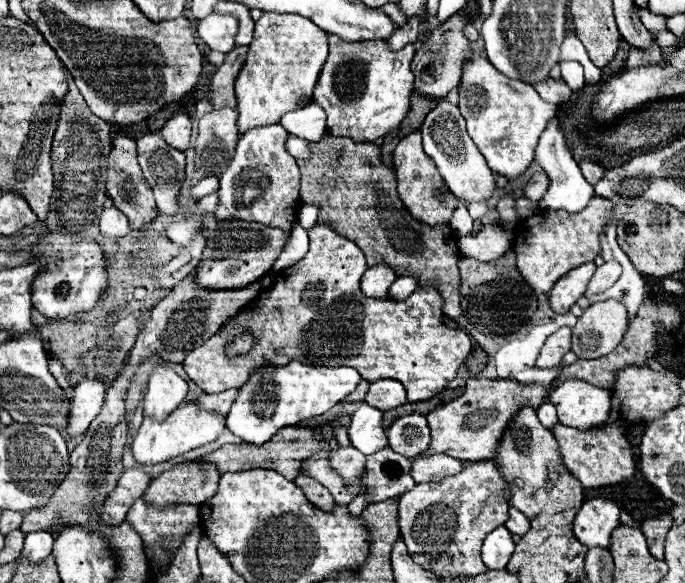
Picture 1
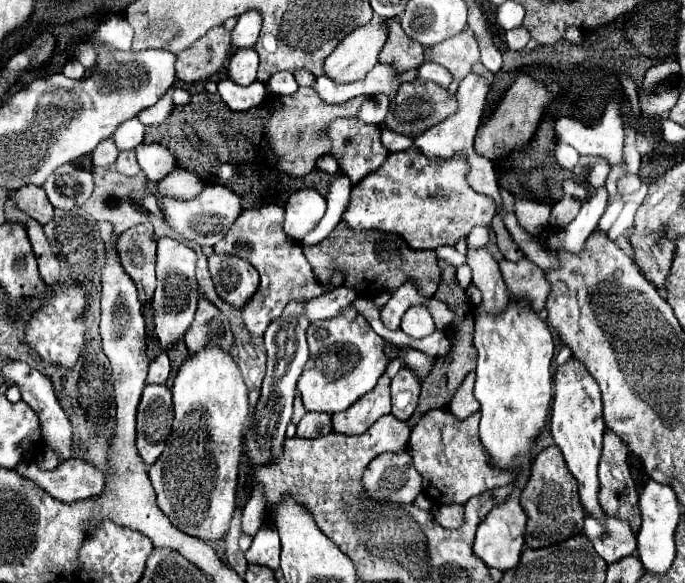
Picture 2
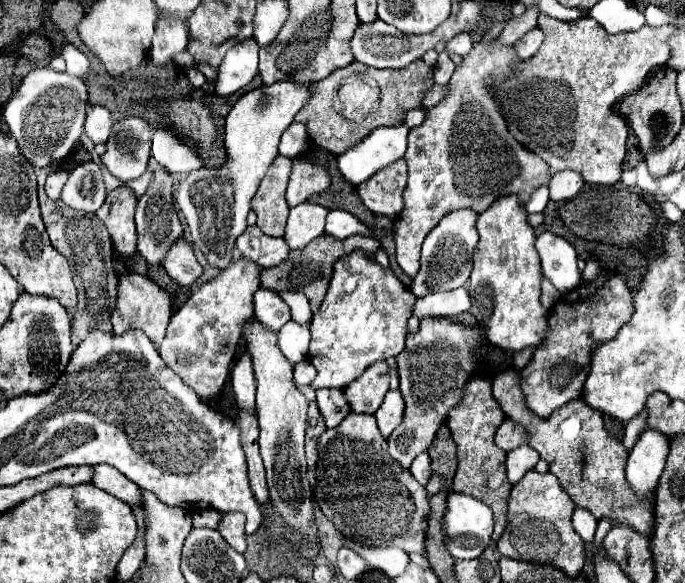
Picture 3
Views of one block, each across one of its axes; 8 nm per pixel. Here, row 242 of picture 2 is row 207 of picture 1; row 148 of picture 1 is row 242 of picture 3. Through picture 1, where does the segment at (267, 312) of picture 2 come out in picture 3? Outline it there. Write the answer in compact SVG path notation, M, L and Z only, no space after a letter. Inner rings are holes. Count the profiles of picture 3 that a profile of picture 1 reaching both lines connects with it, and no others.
M248 226L236 240L236 248L238 252L256 262L260 268L272 268L278 266L280 262L284 262L288 258L288 244L284 242L284 238L272 238L266 236L262 230L258 230L256 226Z

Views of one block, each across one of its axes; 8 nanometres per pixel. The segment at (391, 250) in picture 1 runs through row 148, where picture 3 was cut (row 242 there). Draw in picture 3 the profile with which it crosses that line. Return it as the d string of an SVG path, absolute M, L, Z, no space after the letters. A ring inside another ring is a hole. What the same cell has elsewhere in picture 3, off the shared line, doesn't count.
M322 234L316 240L312 240L306 248L292 250L290 256L288 256L288 260L284 260L280 266L262 270L262 274L260 274L262 286L268 288L268 290L274 290L274 292L280 292L280 290L296 290L296 292L302 292L310 300L312 312L316 312L320 308L324 296L326 296L328 282L332 278L332 266L334 266L334 262L340 260L342 256L350 254L352 250L362 250L364 254L374 256L380 250L380 242L376 238L362 236L362 234L350 236L346 240L338 240L338 238L330 236L330 234Z

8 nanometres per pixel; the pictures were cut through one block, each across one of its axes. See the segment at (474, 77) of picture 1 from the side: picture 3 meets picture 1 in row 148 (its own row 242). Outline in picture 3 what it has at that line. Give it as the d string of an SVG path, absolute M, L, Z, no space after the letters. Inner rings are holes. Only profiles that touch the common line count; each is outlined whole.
M500 198L496 206L490 206L484 214L478 216L478 232L480 242L476 246L474 254L474 270L470 276L470 314L480 322L480 326L486 330L486 340L492 346L498 346L502 350L520 352L524 348L540 348L546 332L548 332L548 310L540 304L540 260L534 248L536 234L532 226L526 222L528 214L520 206L518 198Z

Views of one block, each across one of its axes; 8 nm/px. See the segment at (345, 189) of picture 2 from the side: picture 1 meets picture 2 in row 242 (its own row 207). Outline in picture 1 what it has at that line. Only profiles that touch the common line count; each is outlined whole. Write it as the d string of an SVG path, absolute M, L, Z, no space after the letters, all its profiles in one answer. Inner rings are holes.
M302 206L300 212L298 212L298 220L300 220L300 224L306 230L310 230L312 226L316 226L316 222L318 222L316 216L318 216L318 208L316 206Z

